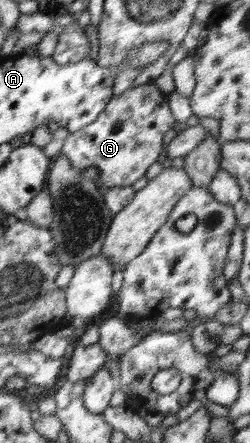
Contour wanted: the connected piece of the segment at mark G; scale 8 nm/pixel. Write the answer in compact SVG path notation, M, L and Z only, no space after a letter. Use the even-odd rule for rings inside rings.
M155 84L128 89L114 96L94 123L69 133L58 155L63 154L76 170L95 166L99 170L97 186L100 188L132 187L158 160L162 138L176 121L168 101L168 93L160 91Z

